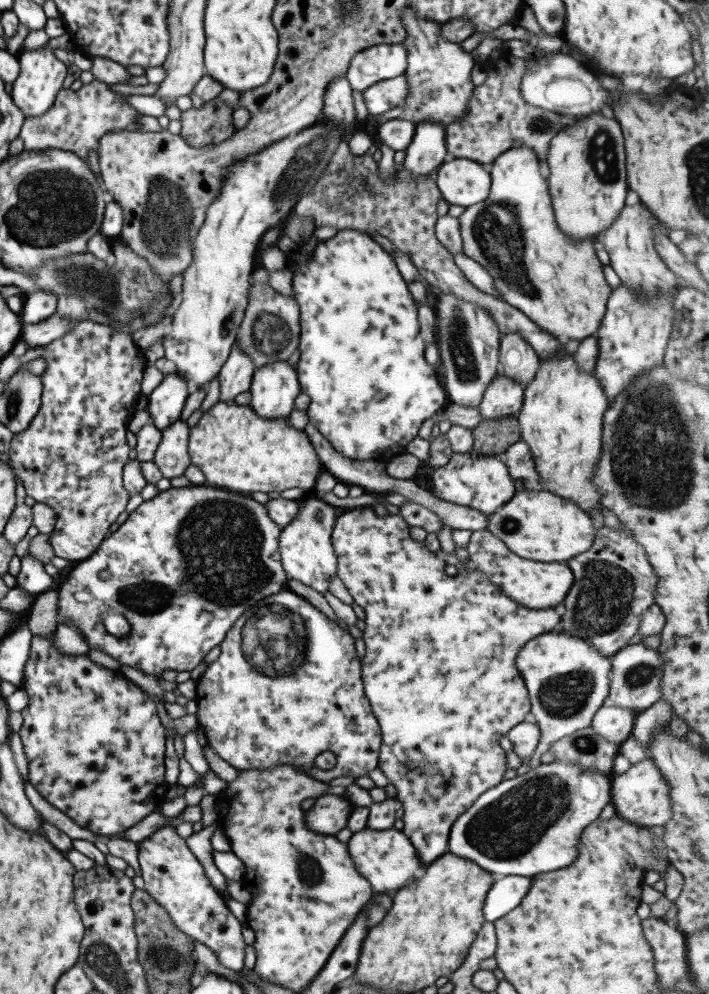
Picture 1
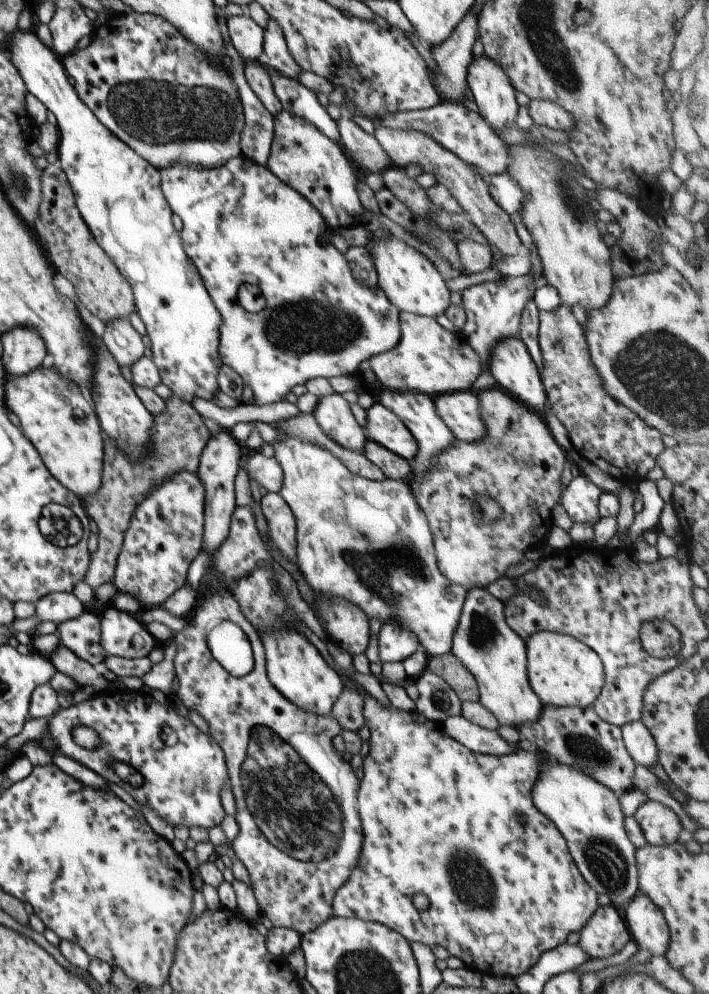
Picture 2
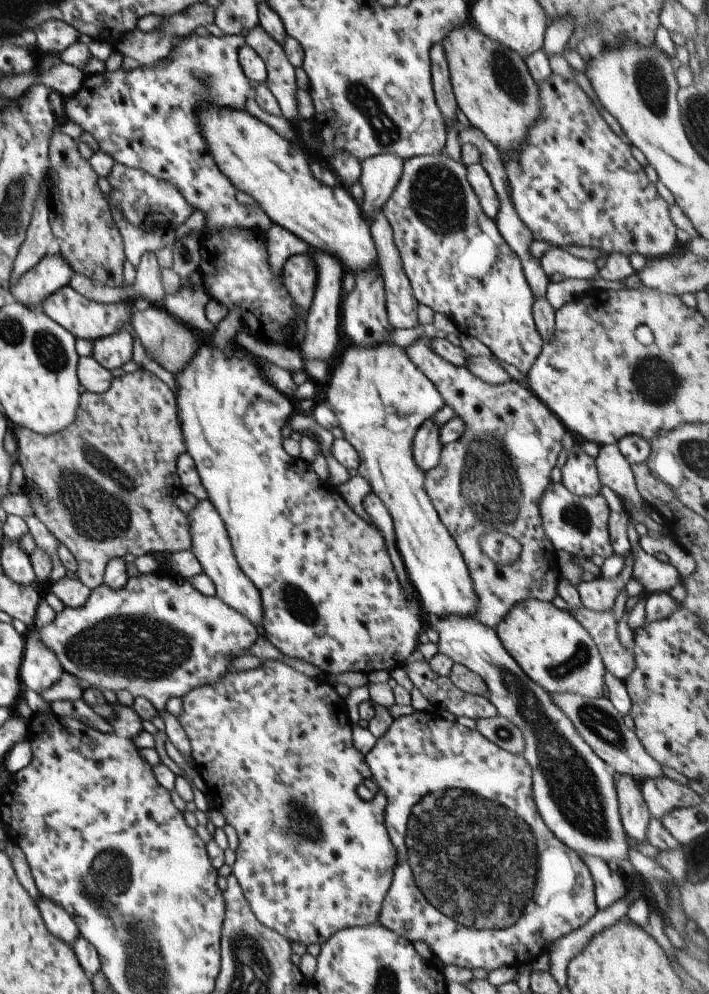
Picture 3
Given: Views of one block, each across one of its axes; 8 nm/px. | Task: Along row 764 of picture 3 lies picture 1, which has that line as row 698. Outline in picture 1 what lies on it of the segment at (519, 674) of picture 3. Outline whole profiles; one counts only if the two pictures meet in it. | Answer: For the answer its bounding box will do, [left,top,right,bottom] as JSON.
[515,630,611,769]

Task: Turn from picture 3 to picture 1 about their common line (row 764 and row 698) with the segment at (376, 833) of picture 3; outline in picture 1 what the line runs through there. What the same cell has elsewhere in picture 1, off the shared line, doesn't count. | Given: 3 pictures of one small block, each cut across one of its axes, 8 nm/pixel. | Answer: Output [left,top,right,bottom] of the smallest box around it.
[195,590,381,782]

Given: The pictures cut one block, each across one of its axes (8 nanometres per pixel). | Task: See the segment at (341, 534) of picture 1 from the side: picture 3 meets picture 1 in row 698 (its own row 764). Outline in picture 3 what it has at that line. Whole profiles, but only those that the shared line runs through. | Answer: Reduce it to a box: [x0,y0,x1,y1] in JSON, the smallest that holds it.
[364,710,598,973]

